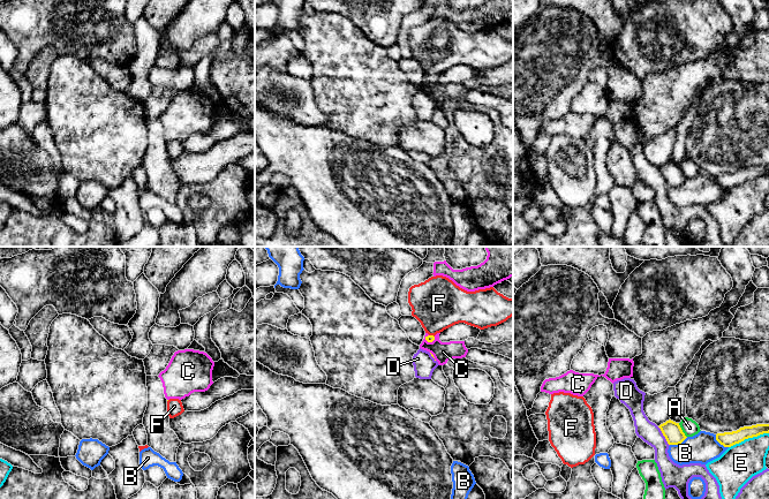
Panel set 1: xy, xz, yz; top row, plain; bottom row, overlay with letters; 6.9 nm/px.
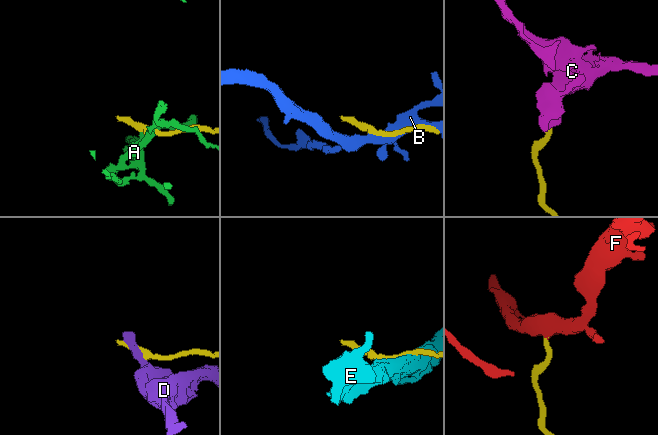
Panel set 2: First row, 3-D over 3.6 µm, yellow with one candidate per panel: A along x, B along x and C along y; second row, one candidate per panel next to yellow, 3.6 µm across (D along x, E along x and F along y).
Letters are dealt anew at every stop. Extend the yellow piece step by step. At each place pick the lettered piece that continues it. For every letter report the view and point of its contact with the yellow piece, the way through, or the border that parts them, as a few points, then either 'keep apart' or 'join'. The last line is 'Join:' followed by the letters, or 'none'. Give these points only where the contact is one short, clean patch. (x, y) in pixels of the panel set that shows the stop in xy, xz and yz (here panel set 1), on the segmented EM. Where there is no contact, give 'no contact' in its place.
A: meets yellow in yz at (681, 430); border along yz (678, 423), (686, 437); keep apart
B: meets yellow in yz at (720, 443); keep apart
C: meets yellow in xz at (430, 341); border along xz (435, 337), (431, 341), (424, 339); keep apart
D: meets yellow in yz at (663, 435); keep apart
E: meets yellow in yz at (748, 437); keep apart
F: meets yellow in xz at (431, 335); runs through xz (430, 338), (431, 335), (431, 326), (438, 303); join
Join: F

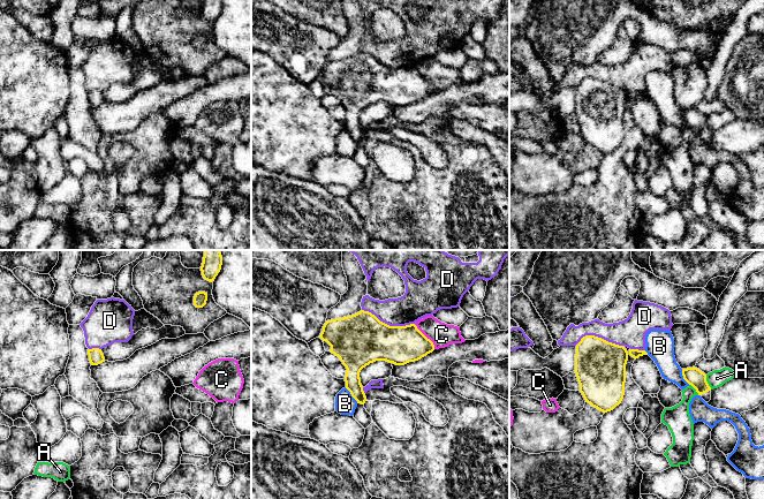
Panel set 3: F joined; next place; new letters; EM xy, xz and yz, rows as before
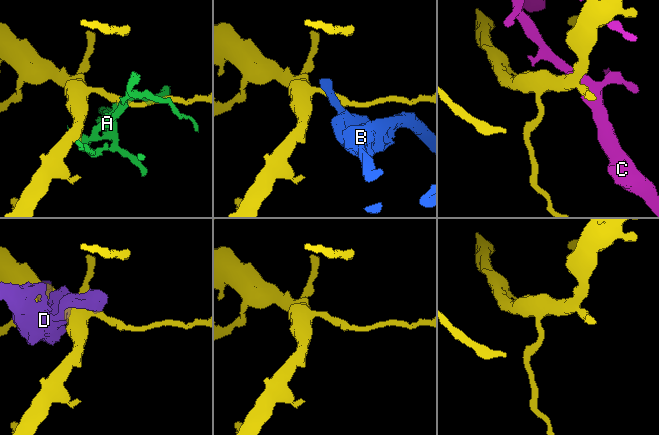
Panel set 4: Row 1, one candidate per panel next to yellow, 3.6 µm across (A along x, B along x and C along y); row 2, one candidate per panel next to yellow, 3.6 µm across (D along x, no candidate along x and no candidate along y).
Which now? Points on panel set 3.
A: meets yellow in yz at (706, 382); border along yz (705, 375), (705, 380), (711, 388); keep apart
B: meets yellow in xz at (352, 395); keep apart
C: meets yellow in xz at (425, 337); border along xz (414, 324), (432, 342), (435, 348); keep apart
D: meets yellow in xz at (388, 325); keep apart
Join: none

